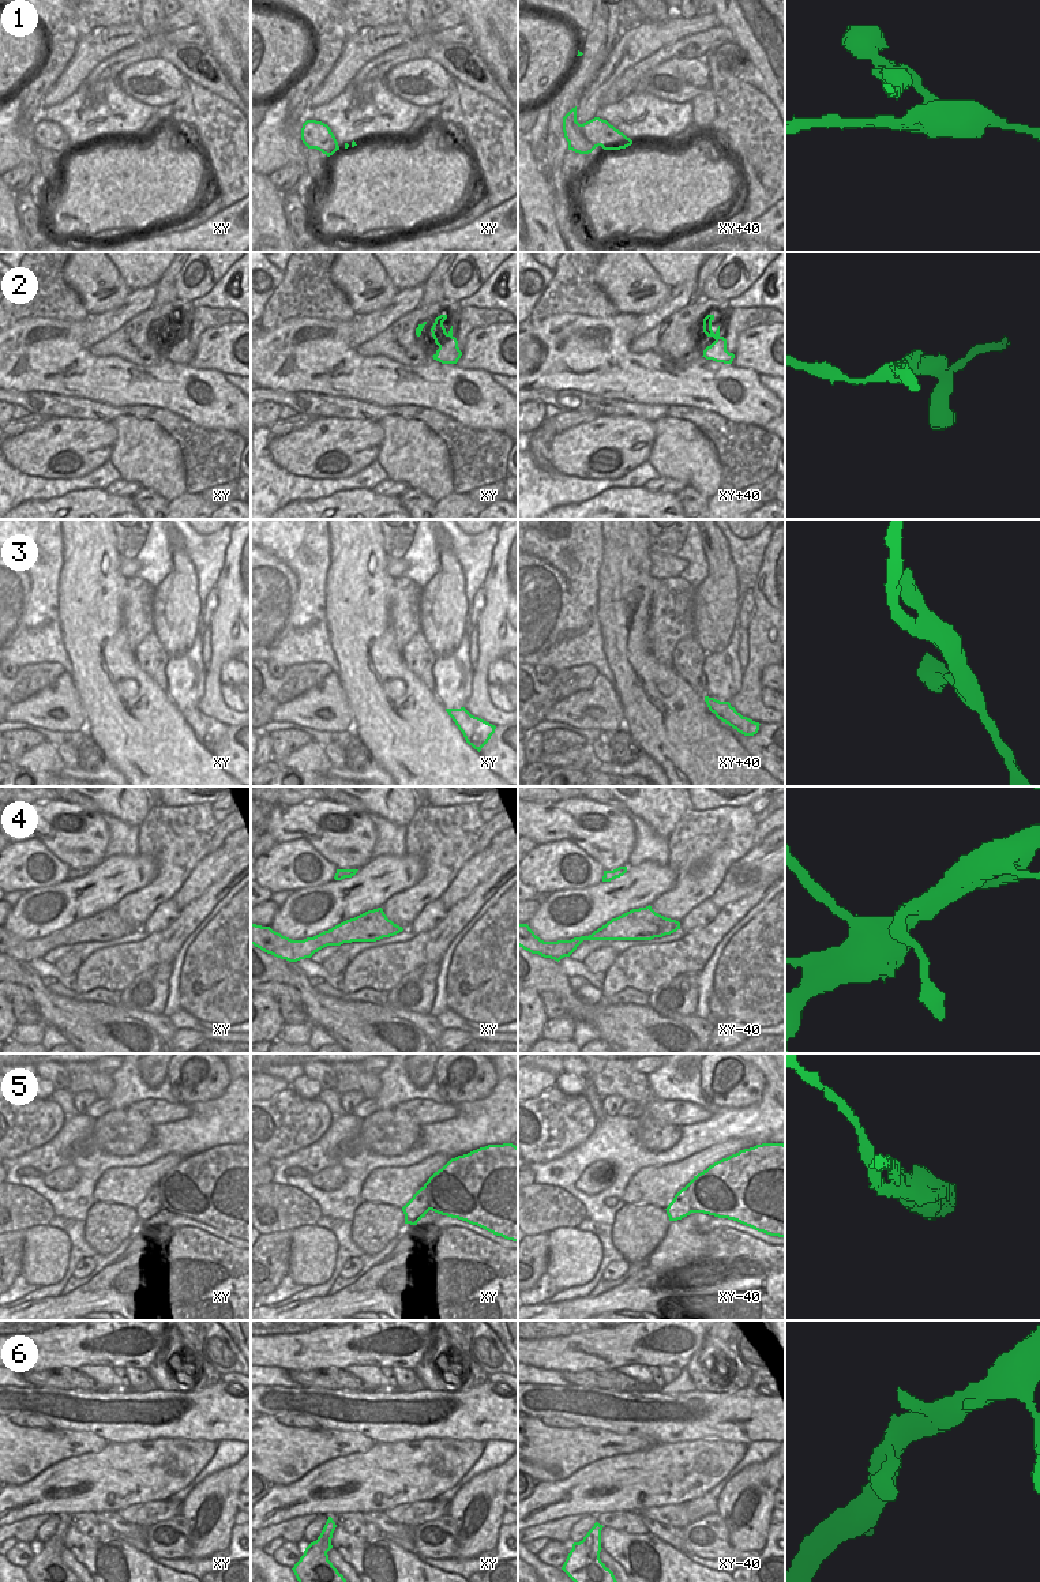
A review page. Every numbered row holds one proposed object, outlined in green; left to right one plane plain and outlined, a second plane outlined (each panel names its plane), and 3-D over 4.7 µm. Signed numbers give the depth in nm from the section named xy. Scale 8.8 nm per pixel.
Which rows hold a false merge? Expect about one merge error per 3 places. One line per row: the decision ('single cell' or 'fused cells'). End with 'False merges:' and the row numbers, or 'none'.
1: fused cells
2: fused cells
3: single cell
4: single cell
5: fused cells
6: single cell
False merges: 1, 2, 5

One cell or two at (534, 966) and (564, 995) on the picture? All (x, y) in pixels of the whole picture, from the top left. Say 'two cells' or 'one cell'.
one cell

